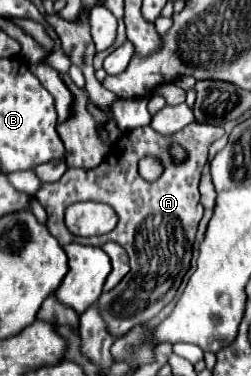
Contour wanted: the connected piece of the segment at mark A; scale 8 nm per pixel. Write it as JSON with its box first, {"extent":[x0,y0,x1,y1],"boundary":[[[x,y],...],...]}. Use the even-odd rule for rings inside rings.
{"extent":[35,122,223,336],"boundary":[[[191,122],[183,130],[169,136],[155,132],[149,126],[135,128],[119,136],[99,168],[69,168],[61,180],[53,184],[43,184],[43,188],[35,194],[49,214],[47,228],[61,246],[69,242],[83,242],[101,247],[106,241],[113,240],[127,250],[131,258],[129,274],[111,292],[103,292],[97,302],[113,336],[125,336],[131,328],[149,322],[175,298],[181,278],[189,270],[195,232],[203,216],[203,206],[199,202],[201,170],[207,162],[209,146],[223,134],[223,128],[197,122]],[[173,142],[187,144],[189,152],[189,158],[179,168],[175,168],[175,164],[167,160],[169,154],[165,154],[165,148]],[[143,156],[163,158],[163,174],[155,182],[143,180],[137,172],[137,164]],[[83,200],[107,202],[109,206],[113,206],[119,214],[117,228],[113,228],[109,234],[93,238],[73,236],[63,222],[63,212],[69,204]]]}

